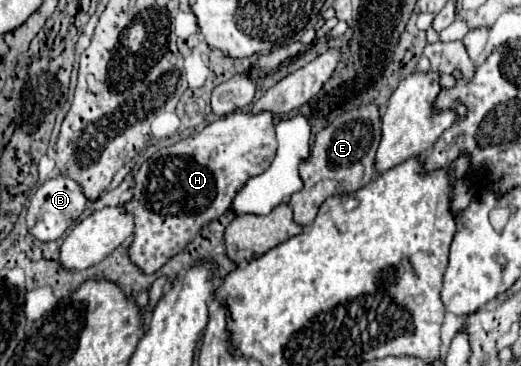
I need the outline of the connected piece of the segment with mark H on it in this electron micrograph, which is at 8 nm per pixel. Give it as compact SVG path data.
M232 112L208 124L202 132L188 136L168 148L156 150L134 172L132 200L124 210L134 216L134 234L128 256L144 274L154 274L170 258L180 254L188 242L214 218L224 214L248 178L272 164L276 134L272 114Z

